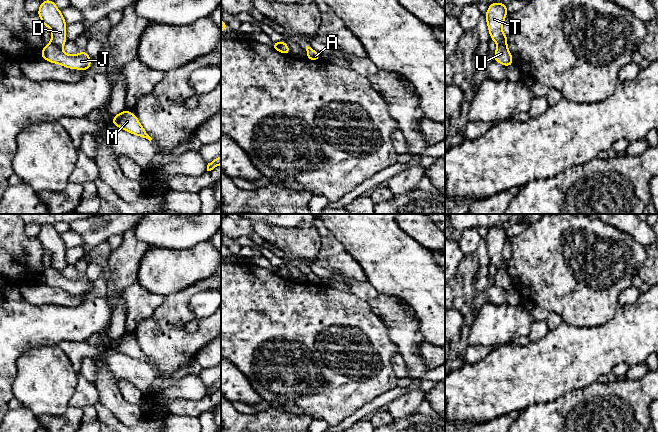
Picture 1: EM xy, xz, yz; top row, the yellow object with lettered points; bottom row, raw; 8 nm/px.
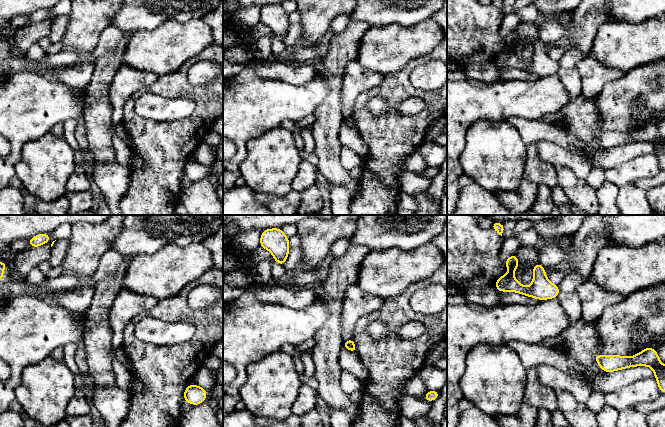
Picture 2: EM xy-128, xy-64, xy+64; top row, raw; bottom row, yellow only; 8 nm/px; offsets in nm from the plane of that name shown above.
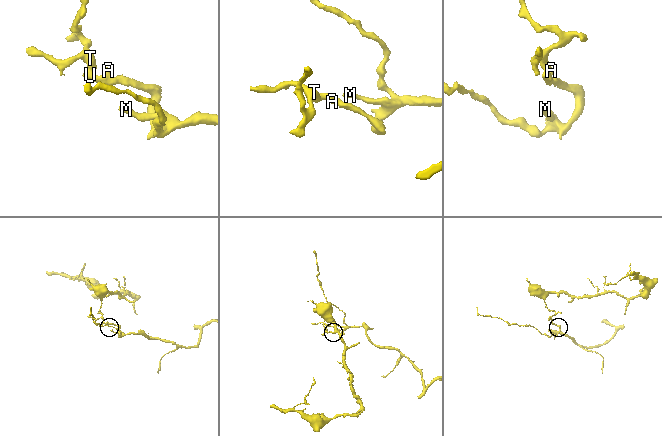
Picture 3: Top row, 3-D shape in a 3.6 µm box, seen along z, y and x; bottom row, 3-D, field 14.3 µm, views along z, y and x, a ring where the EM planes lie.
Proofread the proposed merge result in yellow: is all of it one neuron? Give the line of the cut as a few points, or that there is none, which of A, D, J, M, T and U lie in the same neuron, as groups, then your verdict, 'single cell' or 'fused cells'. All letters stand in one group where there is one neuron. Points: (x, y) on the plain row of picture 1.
xy (51, 266), (60, 272) | A J M U / D T | fused cells

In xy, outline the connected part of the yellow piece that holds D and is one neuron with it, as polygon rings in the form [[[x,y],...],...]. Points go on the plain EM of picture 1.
[[[42,225],[37,237],[45,251],[52,253],[51,267],[61,272],[67,266],[66,246],[55,226]]]

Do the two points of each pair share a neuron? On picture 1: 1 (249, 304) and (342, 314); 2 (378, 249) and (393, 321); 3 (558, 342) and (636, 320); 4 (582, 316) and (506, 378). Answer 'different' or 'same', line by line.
1: same
2: different
3: same
4: different

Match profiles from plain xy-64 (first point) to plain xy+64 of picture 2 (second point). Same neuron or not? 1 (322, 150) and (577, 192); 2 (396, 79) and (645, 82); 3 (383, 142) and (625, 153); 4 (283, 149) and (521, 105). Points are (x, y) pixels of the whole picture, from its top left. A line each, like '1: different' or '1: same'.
1: same
2: same
3: different
4: different

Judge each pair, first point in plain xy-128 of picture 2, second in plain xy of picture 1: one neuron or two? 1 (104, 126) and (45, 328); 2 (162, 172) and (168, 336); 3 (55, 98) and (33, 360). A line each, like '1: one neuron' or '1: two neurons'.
1: two neurons
2: one neuron
3: two neurons

